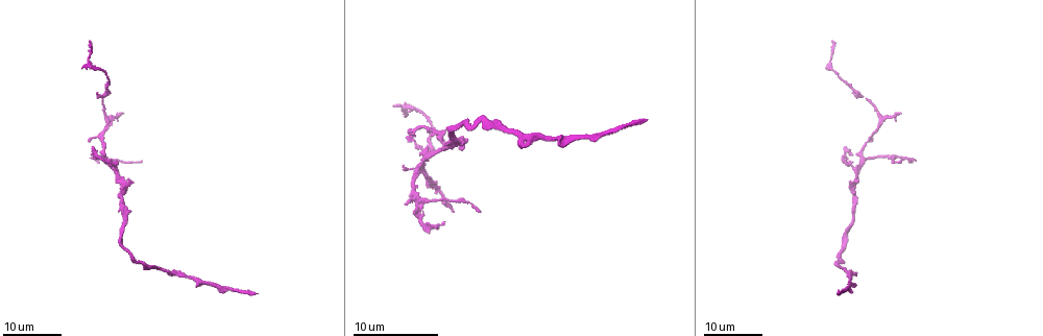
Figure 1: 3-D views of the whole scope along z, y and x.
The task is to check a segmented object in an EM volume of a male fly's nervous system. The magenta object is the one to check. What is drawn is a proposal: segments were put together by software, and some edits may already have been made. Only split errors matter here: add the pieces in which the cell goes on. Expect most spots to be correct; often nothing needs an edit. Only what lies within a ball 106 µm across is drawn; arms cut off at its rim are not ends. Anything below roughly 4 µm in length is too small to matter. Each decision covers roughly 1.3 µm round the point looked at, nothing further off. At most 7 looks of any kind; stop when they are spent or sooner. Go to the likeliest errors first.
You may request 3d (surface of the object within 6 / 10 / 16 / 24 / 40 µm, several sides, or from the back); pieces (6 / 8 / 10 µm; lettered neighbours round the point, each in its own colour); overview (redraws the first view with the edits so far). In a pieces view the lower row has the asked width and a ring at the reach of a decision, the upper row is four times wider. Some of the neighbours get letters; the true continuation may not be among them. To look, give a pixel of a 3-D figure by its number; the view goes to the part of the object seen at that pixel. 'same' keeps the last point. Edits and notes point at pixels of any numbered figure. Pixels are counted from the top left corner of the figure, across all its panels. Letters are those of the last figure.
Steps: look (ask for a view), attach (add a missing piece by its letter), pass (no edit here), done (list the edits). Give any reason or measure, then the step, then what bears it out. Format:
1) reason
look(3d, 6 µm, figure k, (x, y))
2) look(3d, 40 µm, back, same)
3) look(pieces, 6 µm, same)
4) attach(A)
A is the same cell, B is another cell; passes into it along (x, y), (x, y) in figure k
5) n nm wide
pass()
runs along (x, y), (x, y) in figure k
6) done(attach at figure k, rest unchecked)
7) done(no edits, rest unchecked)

thin end
look(3d, 16 µm, figure 1, (91, 40))

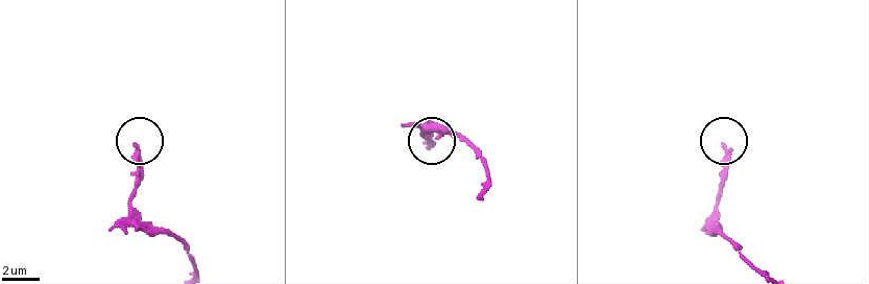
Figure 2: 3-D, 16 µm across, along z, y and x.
look(pieces, 10 µm, figure 2, (134, 145))

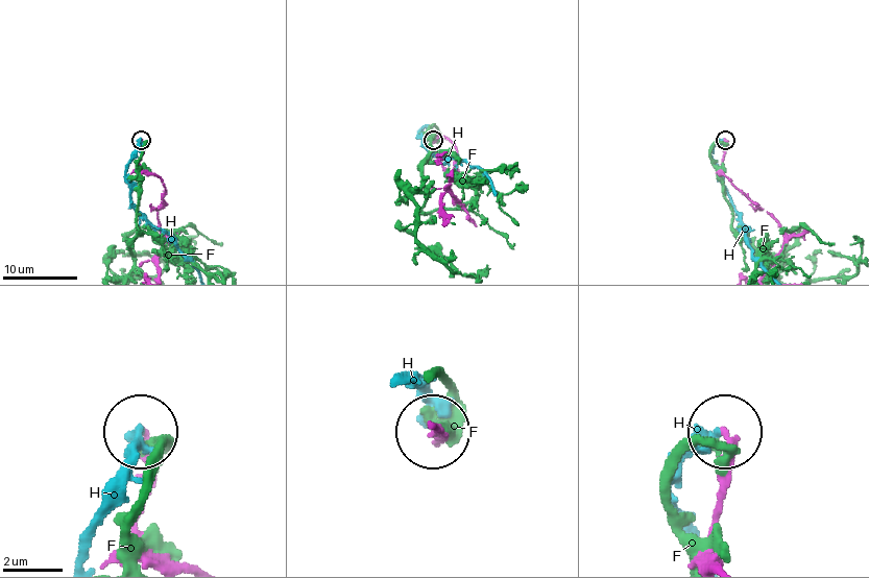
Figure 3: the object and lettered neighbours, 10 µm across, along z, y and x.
pass()
F and H are other cells; runs along (783, 238), (779, 223), (722, 172), (725, 140) in figure 3; none of them fits

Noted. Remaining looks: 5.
branch stops here
look(3d, 16 µm, figure 1, (909, 160))

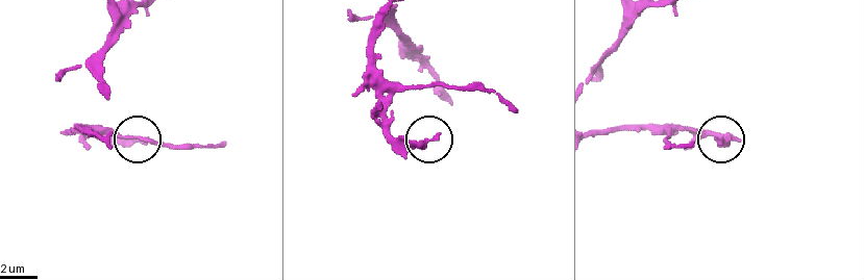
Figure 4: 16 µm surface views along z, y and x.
look(pieces, 10 µm, figure 4, (438, 138))

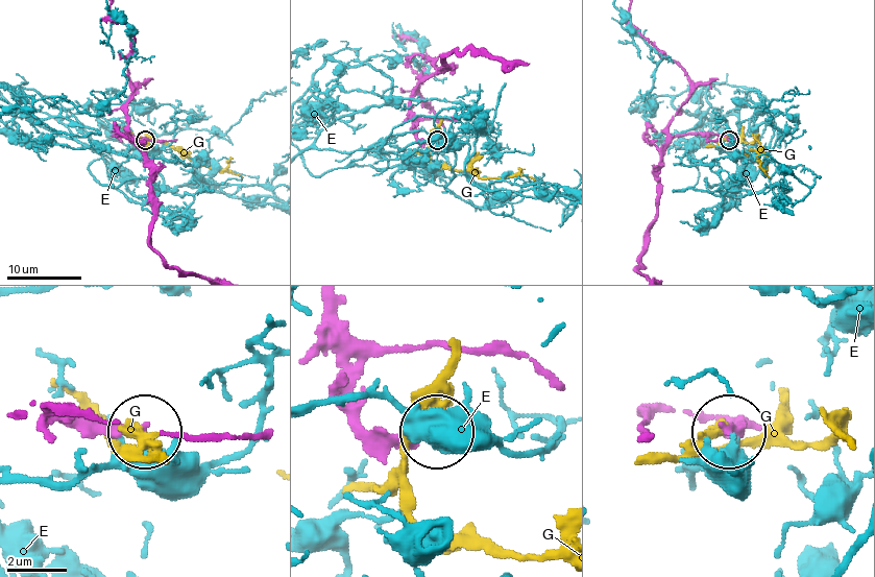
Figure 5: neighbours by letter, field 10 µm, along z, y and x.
200 nm wide
pass()
E and G are other cells; none of them fits

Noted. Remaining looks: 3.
branch stops here
look(3d, 16 µm, figure 1, (409, 138))

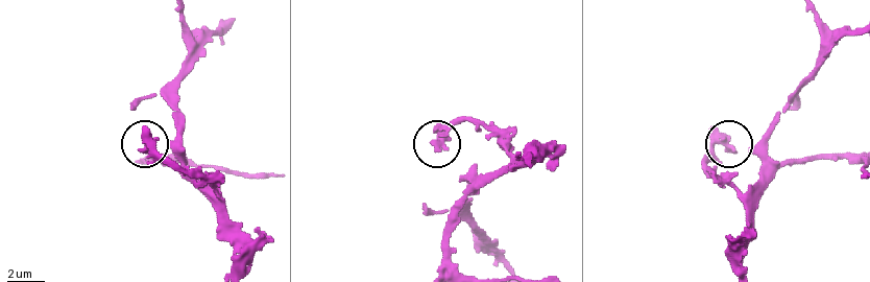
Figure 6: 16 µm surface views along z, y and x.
look(pieces, 10 µm, figure 6, (144, 151))

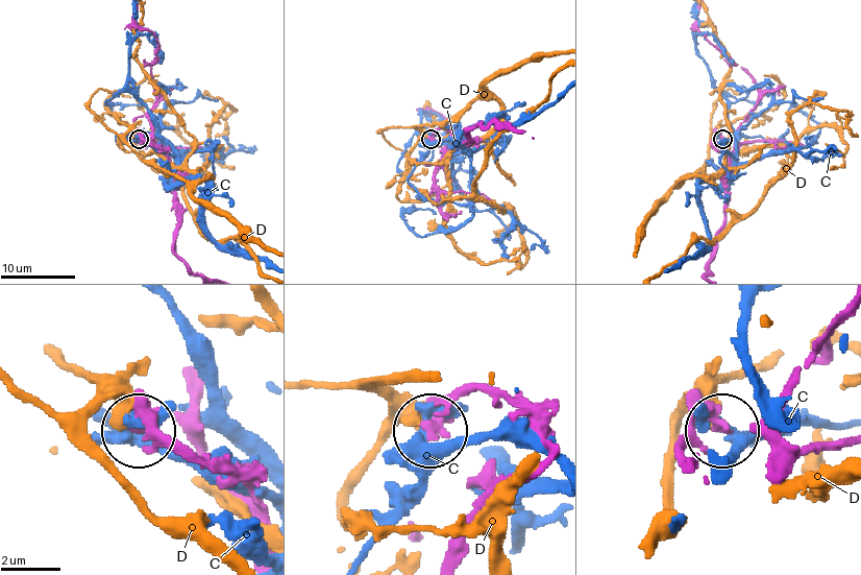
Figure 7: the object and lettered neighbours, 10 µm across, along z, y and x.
pass()
C and D are other cells; runs along (692, 462), (685, 440), (692, 426), (707, 421), (719, 430) in figure 7; none of them fits

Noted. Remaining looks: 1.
done(no edits, rest unchecked)

